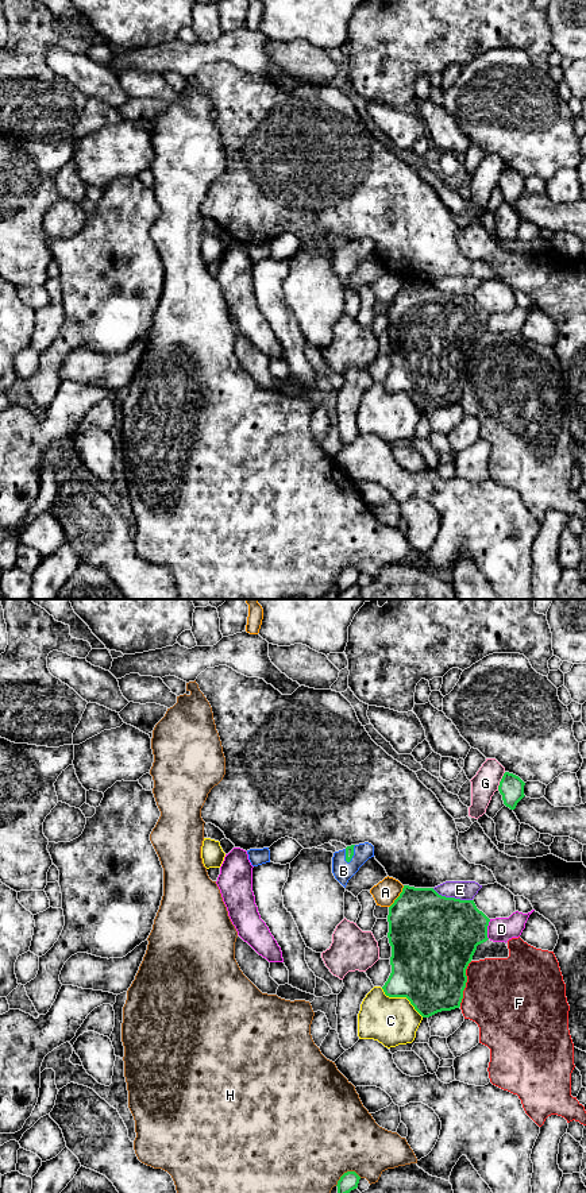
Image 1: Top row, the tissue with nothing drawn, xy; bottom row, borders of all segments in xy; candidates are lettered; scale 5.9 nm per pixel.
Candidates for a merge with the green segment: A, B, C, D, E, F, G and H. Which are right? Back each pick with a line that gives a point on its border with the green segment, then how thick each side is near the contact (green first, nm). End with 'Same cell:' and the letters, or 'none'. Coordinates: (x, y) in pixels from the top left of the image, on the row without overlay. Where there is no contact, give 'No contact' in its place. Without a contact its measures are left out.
B: Touches green at xy (353, 250). Thickness 50 nm (green) against 120 nm
Same cell: B

